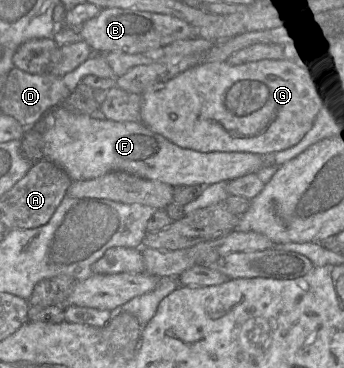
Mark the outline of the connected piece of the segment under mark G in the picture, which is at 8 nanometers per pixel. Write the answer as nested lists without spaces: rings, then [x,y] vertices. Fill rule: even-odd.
[[[292,58],[240,65],[201,62],[149,87],[141,96],[141,122],[182,148],[265,155],[296,145],[312,128],[322,86],[312,71]]]

